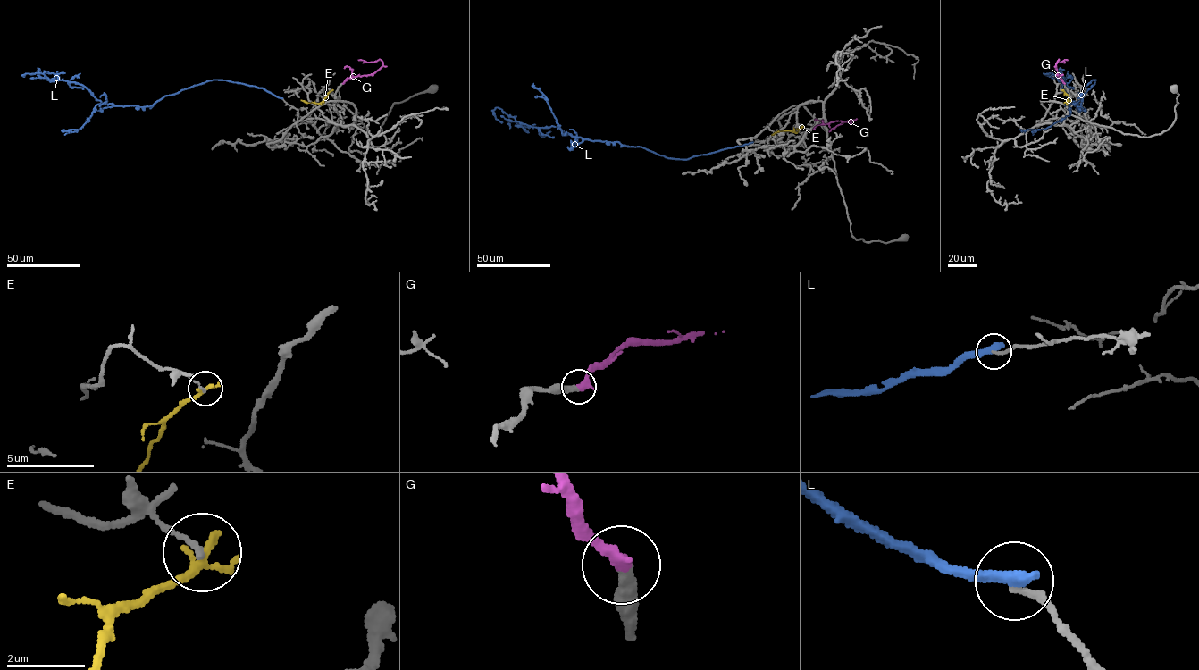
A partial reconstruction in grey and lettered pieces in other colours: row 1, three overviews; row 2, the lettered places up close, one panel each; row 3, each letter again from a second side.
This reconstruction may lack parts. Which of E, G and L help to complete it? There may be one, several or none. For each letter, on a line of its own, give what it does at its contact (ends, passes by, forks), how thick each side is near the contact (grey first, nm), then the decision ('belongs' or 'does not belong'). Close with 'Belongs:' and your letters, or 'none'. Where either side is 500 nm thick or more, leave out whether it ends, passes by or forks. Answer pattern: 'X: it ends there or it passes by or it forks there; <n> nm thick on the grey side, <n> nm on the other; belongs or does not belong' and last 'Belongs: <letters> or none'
E: it ends there; 130 nm thick on the grey side, 280 nm on the other; does not belong
G: it ends there; 360 nm thick on the grey side, 360 nm on the other; belongs
L: it ends there; 180 nm thick on the grey side, 400 nm on the other; does not belong
Belongs: G

